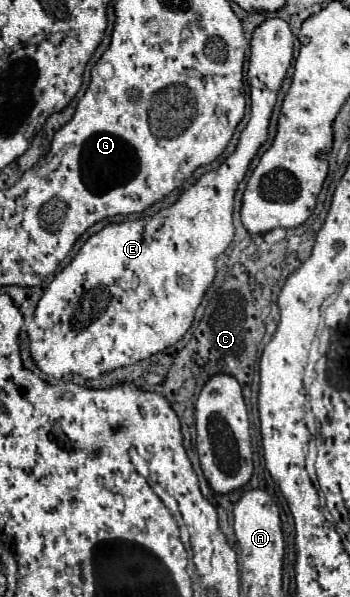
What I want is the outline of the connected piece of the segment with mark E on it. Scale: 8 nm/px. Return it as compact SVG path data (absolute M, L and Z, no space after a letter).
M270 17L260 27L256 27L252 35L248 67L252 117L240 135L236 151L218 169L204 173L190 189L180 195L180 199L172 207L162 209L158 215L106 225L102 231L92 235L82 245L78 255L70 261L70 265L52 279L36 305L34 321L28 329L32 361L45 375L43 379L47 383L72 381L86 386L86 382L93 381L108 371L134 365L158 351L164 351L170 345L176 345L190 329L194 313L216 277L216 259L232 243L234 193L238 189L238 183L244 179L250 161L268 139L270 115L278 97L276 93L280 91L280 85L294 57L292 41L294 35L288 23L280 17Z

